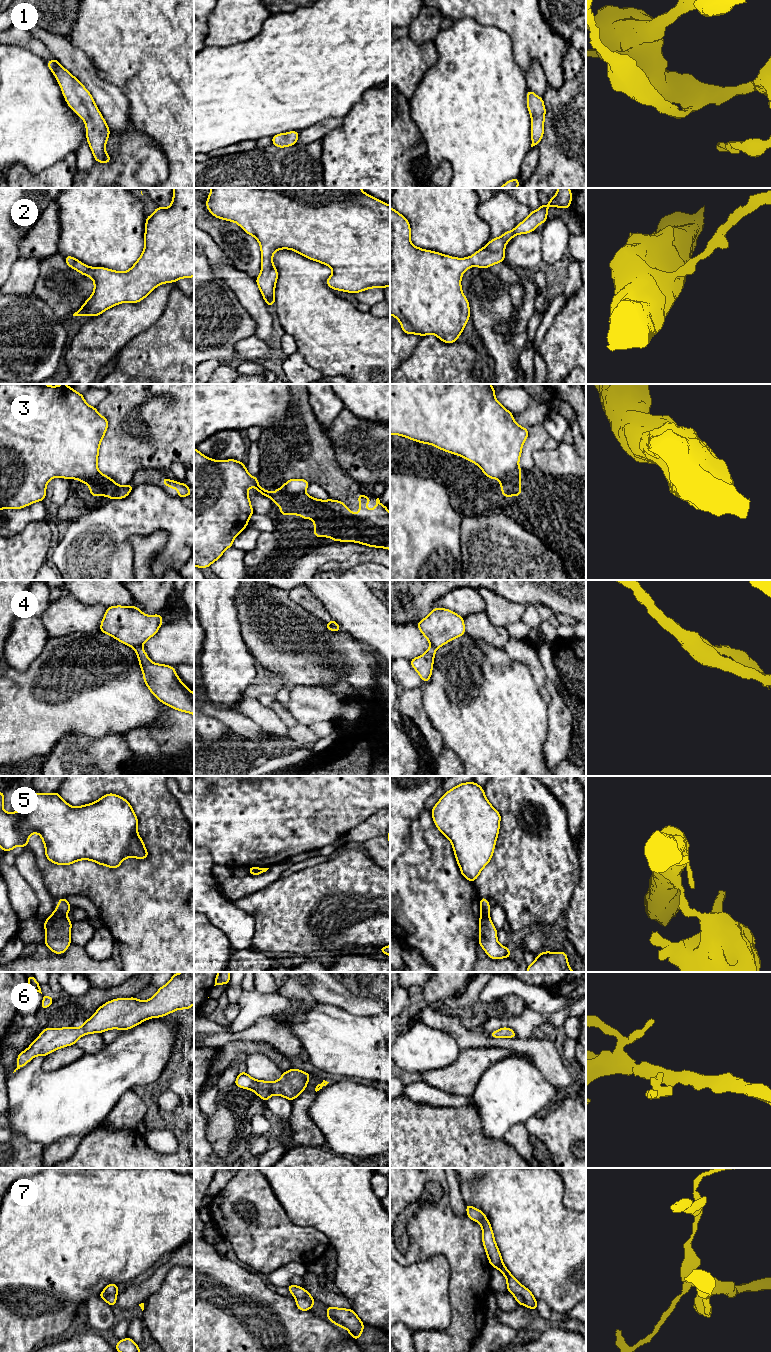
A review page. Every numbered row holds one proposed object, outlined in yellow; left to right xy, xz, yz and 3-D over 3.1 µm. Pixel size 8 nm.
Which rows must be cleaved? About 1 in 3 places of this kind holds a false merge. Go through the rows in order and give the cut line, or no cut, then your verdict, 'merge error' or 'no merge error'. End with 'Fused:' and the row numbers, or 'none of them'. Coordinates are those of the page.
1: cut none; no merge error
2: cut none; no merge error
3: cut xz (275, 491), (283, 493), (304, 492); merge error
4: cut xy (141, 646), (134, 648); merge error
5: cut xy (57, 907), (65, 914); merge error
6: cut none; no merge error
7: cut yz (495, 1267), (503, 1265), (506, 1276); merge error
Fused: 3, 4, 5, 7

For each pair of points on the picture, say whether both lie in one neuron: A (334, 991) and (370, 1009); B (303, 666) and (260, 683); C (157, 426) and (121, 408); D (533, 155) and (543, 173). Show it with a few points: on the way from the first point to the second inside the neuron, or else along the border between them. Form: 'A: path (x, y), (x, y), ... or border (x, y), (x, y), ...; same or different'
A: path (343, 998), (354, 1004), (361, 1005); same
B: border (269, 670), (281, 679), (283, 686); different
C: path (148, 417), (139, 408), (130, 408); same
D: border (539, 145), (538, 162), (529, 177); different

